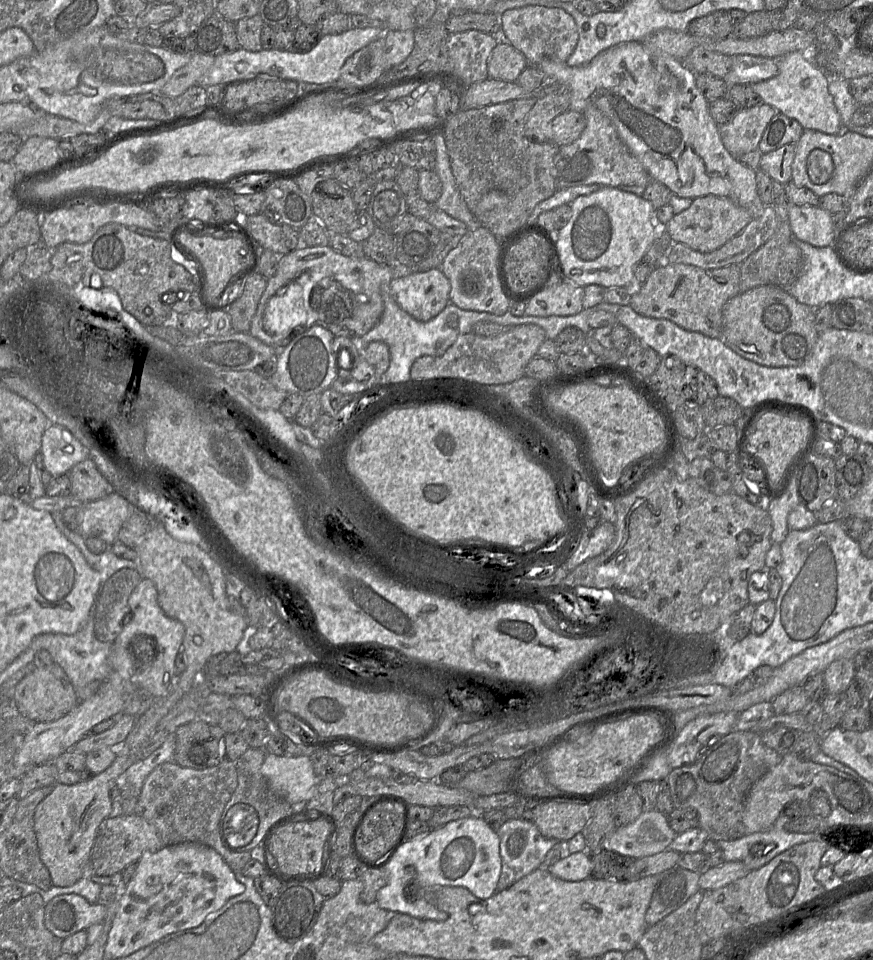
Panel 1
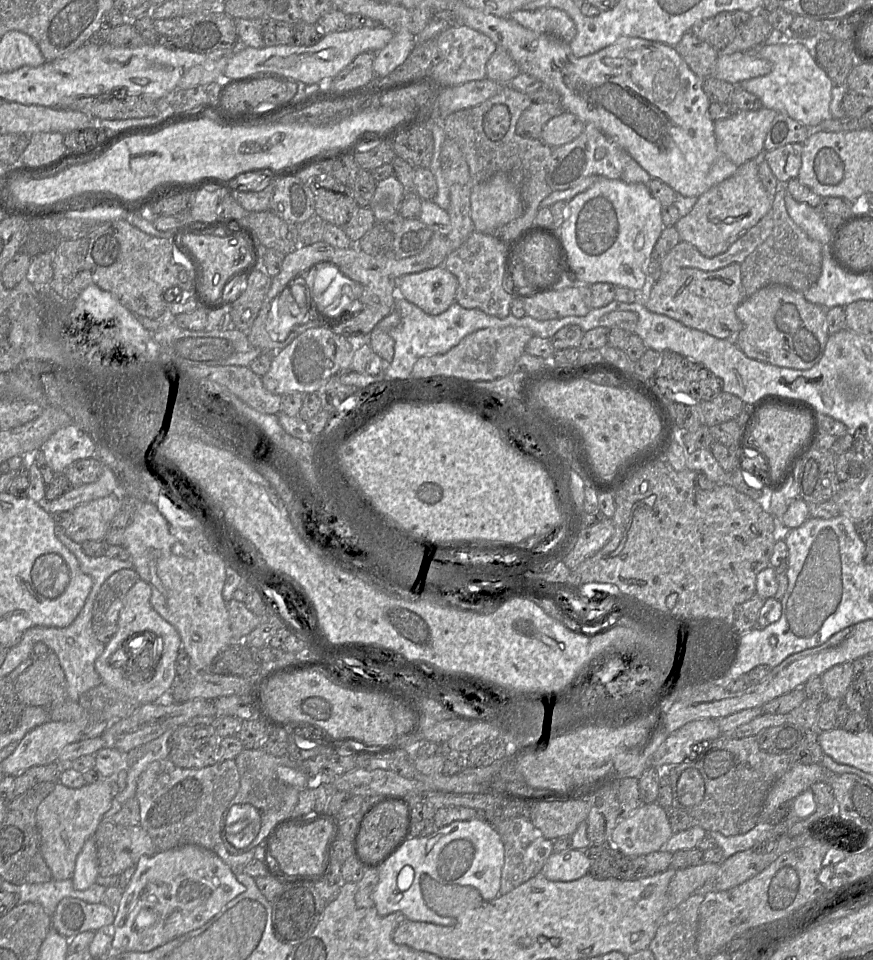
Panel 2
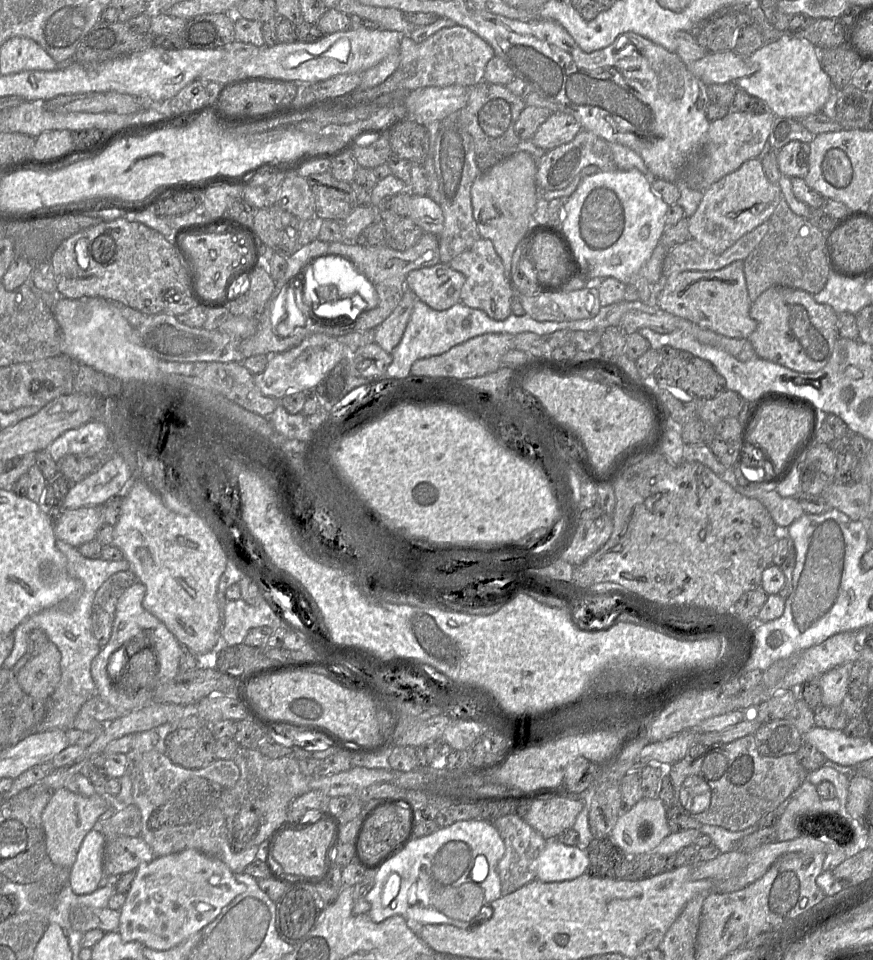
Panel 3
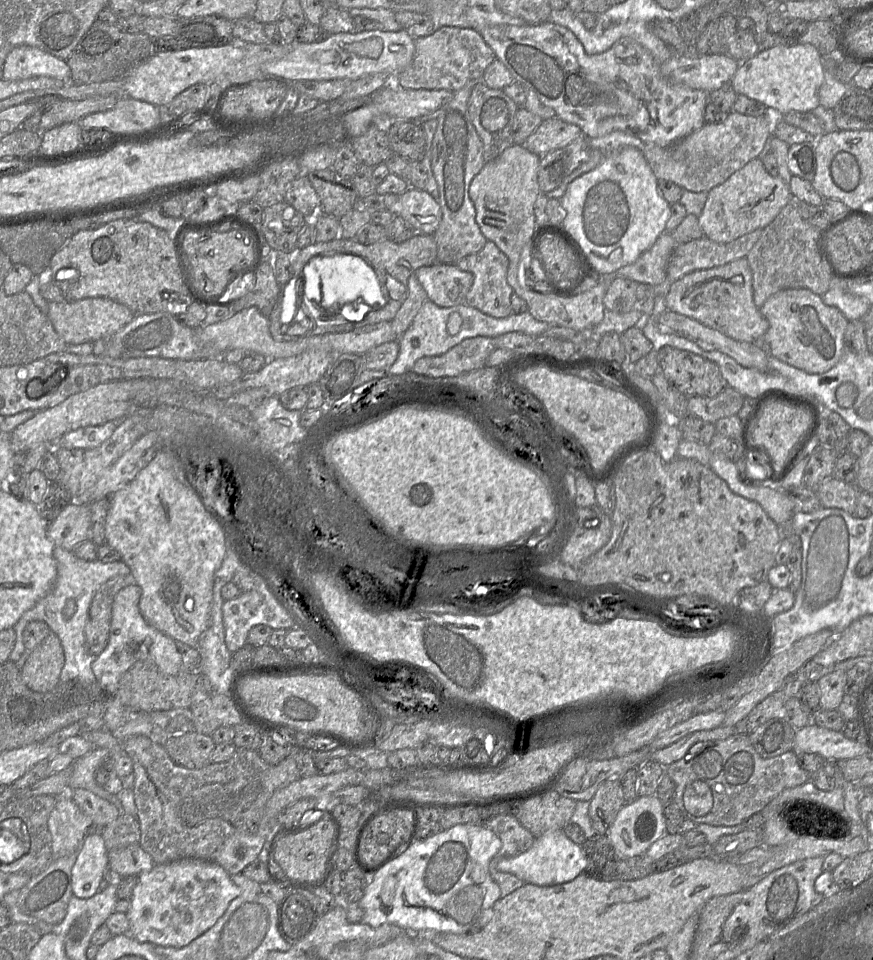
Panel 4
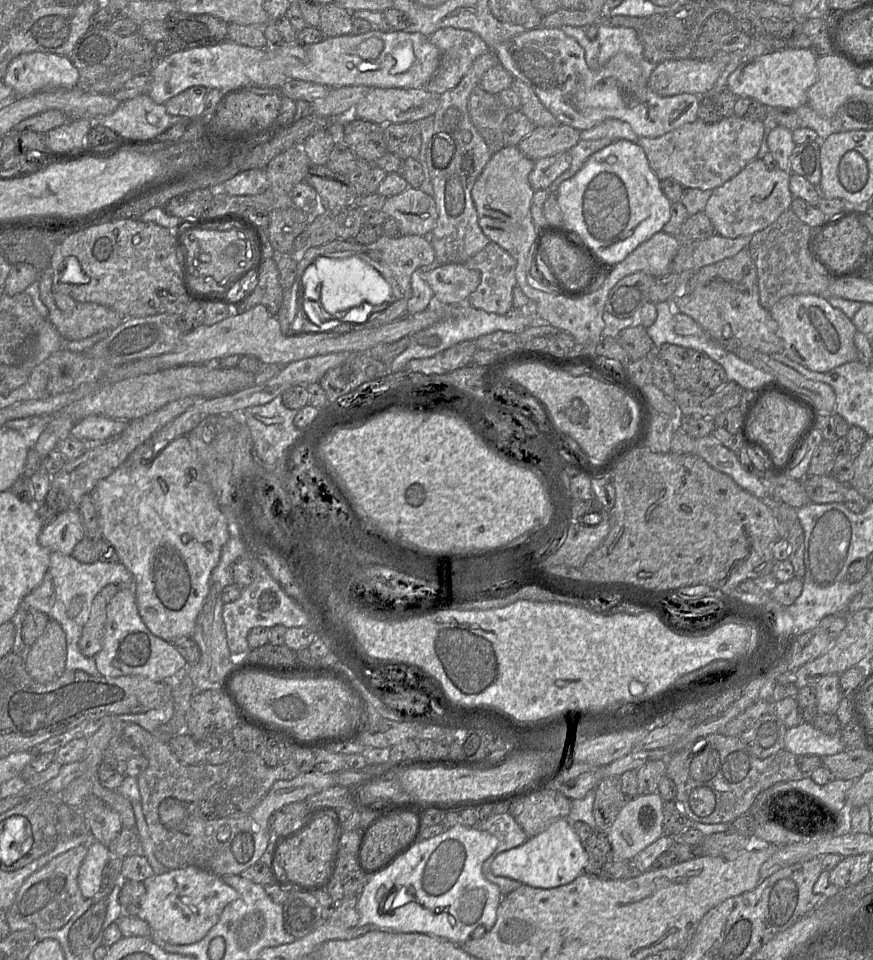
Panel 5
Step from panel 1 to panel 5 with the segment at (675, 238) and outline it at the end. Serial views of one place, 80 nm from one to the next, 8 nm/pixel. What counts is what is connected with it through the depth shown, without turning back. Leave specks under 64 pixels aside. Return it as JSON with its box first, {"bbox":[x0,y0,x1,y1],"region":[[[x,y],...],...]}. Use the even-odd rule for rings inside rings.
{"bbox":[704,159,793,238],"region":[[[762,159],[750,161],[738,174],[712,190],[704,213],[715,233],[725,238],[737,238],[763,230],[790,208],[793,196],[789,190],[792,173],[779,168],[769,170]]]}

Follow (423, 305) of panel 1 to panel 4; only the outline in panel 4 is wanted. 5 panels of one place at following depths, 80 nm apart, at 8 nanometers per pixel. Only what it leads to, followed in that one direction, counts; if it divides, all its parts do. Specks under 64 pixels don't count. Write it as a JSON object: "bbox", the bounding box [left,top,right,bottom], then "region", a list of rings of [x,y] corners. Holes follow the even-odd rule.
{"bbox":[414,262,474,308],"region":[[[439,262],[420,267],[414,274],[428,300],[443,308],[465,303],[474,279],[470,272],[459,269],[456,264]]]}

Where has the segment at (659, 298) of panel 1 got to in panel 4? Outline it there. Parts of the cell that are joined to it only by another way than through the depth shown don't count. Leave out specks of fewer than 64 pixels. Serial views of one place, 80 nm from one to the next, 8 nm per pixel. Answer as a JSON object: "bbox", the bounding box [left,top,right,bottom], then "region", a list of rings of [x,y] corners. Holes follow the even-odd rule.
{"bbox":[665,257,769,345],"region":[[[746,257],[696,270],[674,280],[665,296],[667,310],[685,315],[737,341],[763,345],[769,323],[753,301],[752,273]]]}

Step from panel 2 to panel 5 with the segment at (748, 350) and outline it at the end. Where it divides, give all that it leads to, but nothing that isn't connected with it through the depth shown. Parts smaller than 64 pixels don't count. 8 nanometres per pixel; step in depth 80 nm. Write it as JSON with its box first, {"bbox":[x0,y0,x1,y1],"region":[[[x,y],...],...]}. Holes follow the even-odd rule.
{"bbox":[770,294,857,372],"region":[[[800,294],[778,300],[770,309],[777,322],[783,353],[791,360],[816,372],[828,372],[840,365],[857,360],[854,323],[840,309],[828,302],[827,295]]]}

